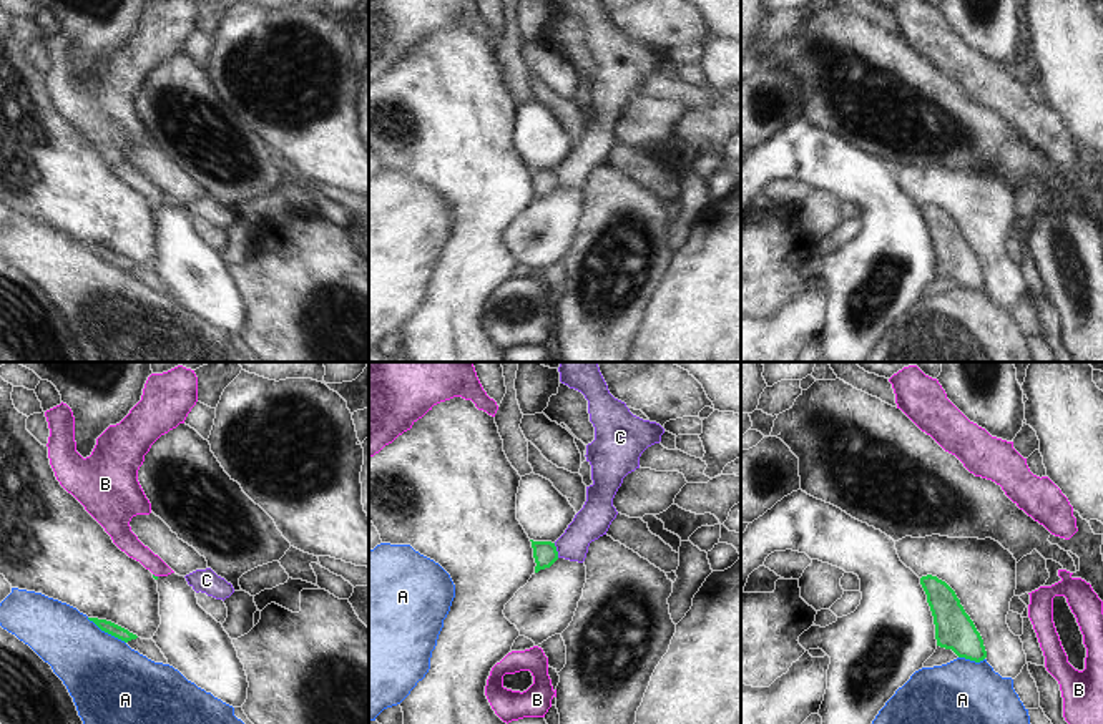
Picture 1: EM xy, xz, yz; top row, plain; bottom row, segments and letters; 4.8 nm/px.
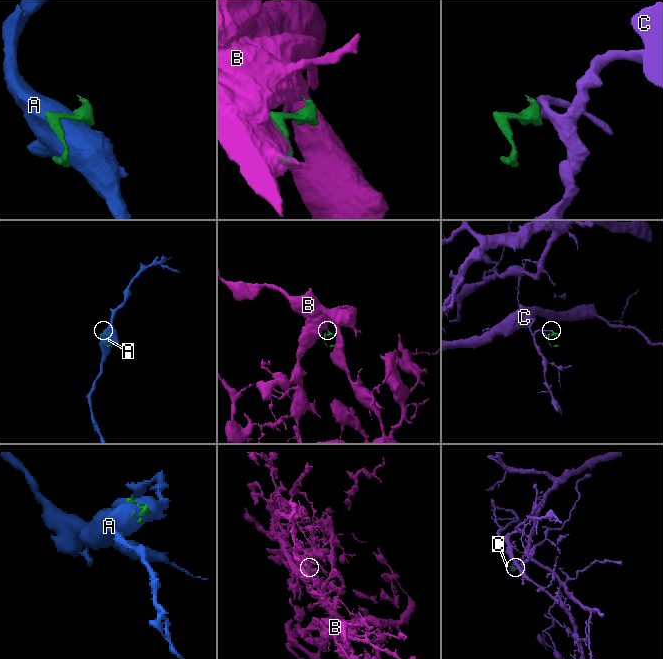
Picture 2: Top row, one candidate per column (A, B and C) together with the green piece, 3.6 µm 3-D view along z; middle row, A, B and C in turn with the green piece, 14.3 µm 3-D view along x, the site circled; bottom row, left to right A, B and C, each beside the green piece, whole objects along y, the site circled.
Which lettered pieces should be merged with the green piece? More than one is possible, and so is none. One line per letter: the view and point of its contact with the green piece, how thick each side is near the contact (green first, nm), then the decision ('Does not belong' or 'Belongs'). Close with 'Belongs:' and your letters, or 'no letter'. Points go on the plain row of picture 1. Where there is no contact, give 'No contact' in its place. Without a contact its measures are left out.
A: Touches green at xy (107, 259). Thickness 60 nm (green) against 400 nm. Does not belong
B: Touches green at xy (153, 203). Thickness 20 nm (green) against 110 nm. Belongs
C: Touches green at xz (555, 178). Thickness 120 nm (green) against 160 nm. Does not belong
Belongs: B.

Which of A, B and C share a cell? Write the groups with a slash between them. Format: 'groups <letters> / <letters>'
groups A / B / C

